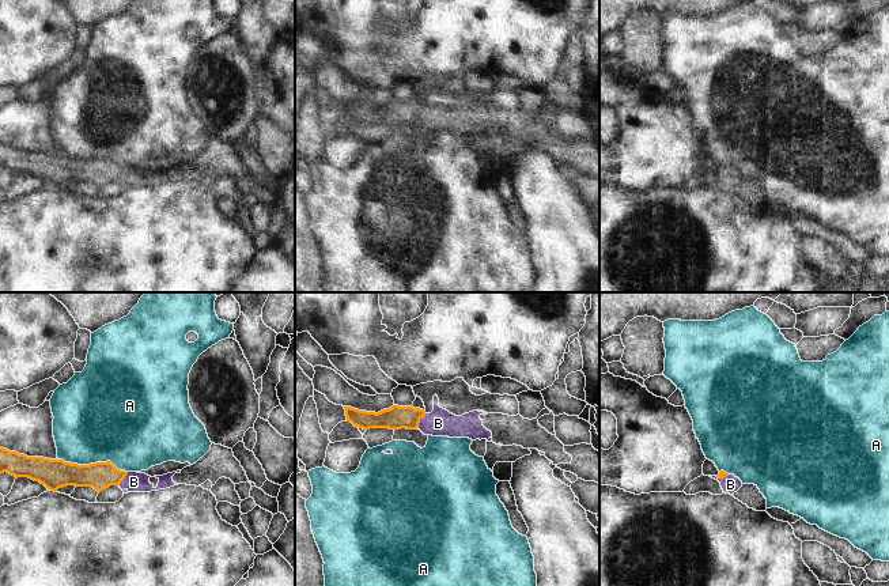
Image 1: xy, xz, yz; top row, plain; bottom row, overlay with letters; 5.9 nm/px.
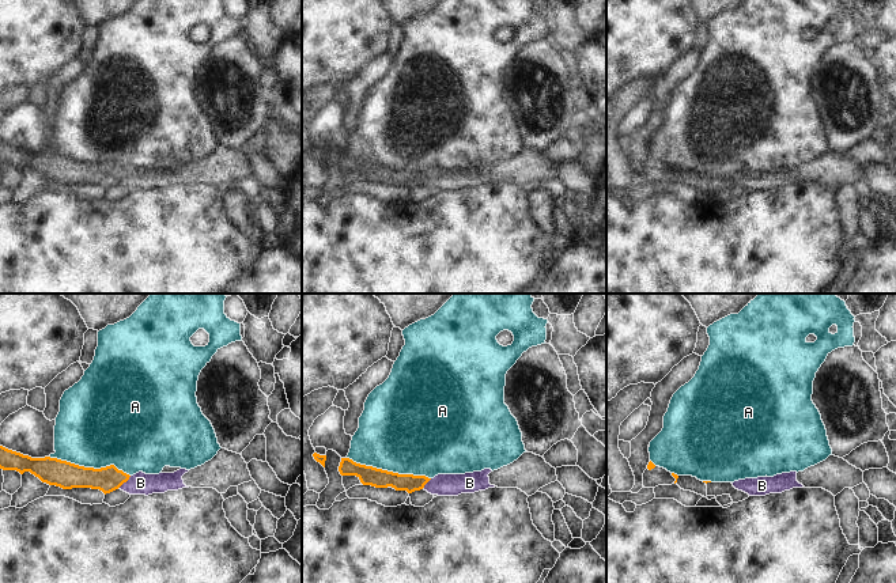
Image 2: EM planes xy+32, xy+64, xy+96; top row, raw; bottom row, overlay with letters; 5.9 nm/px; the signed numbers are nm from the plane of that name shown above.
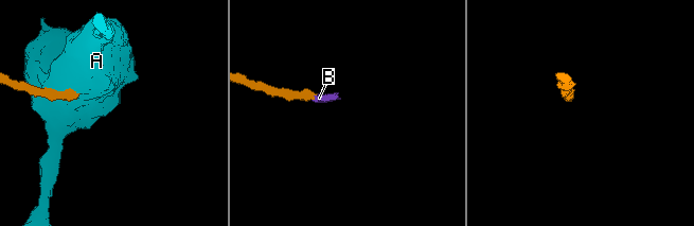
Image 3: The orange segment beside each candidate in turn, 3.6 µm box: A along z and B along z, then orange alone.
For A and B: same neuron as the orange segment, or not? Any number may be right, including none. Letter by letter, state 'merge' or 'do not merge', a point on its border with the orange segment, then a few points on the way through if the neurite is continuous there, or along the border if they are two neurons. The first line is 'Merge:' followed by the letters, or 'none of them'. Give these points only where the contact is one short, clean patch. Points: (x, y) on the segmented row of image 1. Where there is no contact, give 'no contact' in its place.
Merge: B
A: do not merge; meets orange in xy at (93, 464)
B: merge; meets orange in xz at (419, 422); runs through xz (396, 418), (409, 418), (419, 422), (438, 423)

